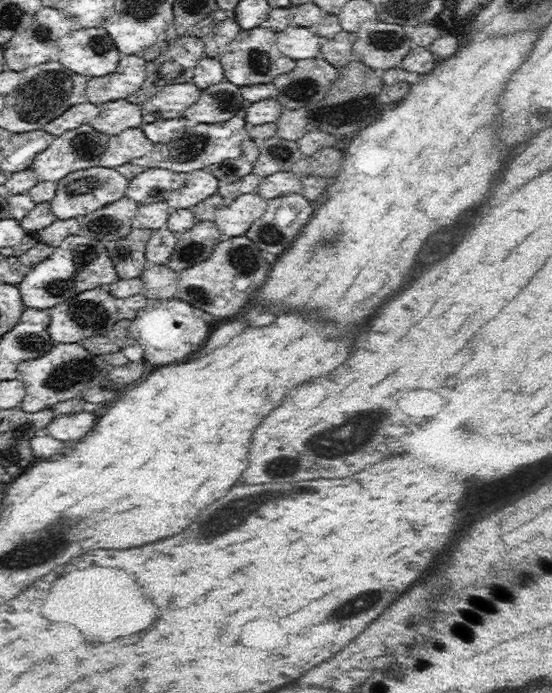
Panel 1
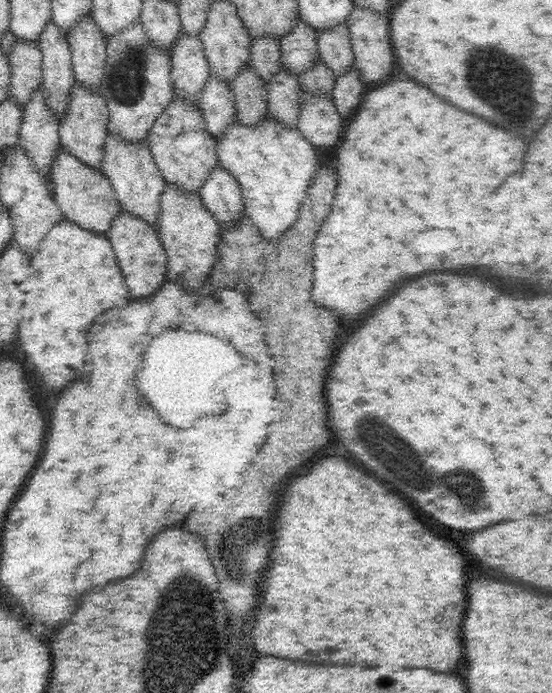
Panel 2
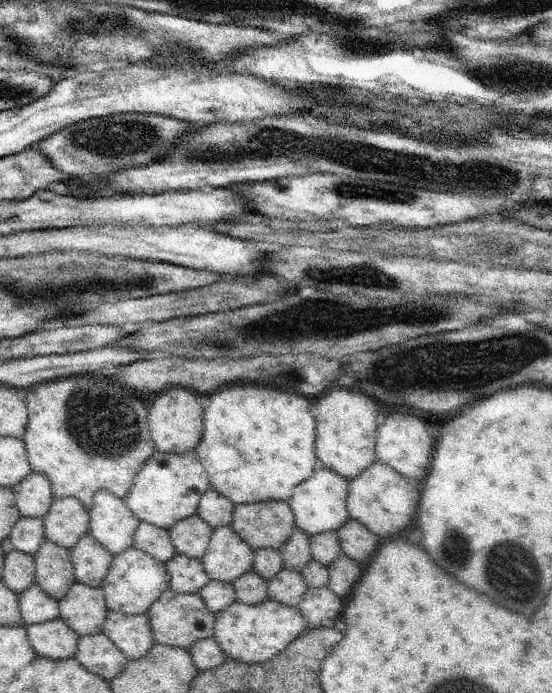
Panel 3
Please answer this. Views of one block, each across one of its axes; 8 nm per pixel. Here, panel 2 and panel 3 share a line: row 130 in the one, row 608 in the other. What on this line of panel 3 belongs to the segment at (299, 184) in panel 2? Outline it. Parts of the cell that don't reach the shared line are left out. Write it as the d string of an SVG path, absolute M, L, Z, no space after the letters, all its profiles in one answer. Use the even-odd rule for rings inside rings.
M268 598L254 606L236 600L215 614L213 637L228 658L254 664L270 660L282 652L306 628L307 620L297 606L288 606Z

